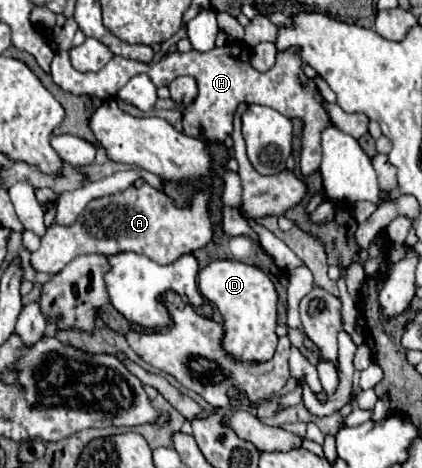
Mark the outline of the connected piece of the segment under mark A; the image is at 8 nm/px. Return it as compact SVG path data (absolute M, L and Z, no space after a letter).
M148 183L140 187L132 185L132 189L120 191L116 195L94 199L78 217L76 225L48 227L40 249L30 255L30 265L38 273L56 275L78 255L116 255L124 251L134 251L160 265L168 265L178 257L194 253L196 249L210 243L212 223L208 219L208 199L210 191L200 191L192 197L188 207L180 209L166 193L152 189Z

